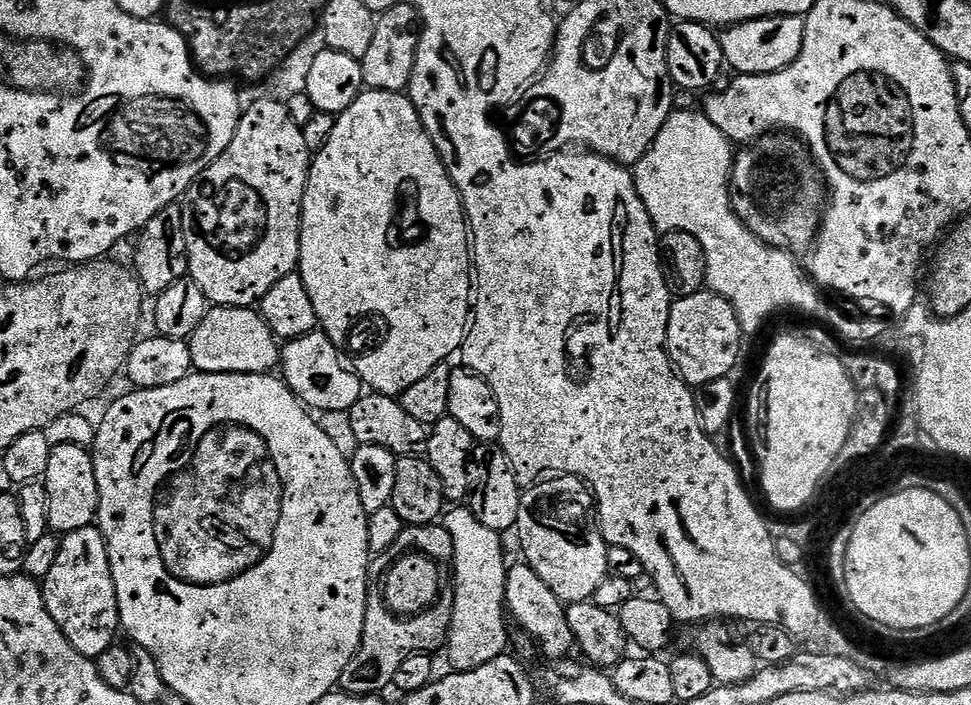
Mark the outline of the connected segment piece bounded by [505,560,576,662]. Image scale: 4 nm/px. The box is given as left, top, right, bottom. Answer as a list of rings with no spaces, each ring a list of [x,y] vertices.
[[[525,561],[511,563],[507,574],[505,605],[516,621],[542,646],[549,661],[567,659],[575,649],[575,636],[570,630],[567,607],[542,578]]]

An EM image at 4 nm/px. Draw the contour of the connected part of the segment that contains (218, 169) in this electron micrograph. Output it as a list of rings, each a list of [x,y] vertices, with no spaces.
[[[283,99],[256,100],[249,108],[247,105],[243,109],[230,146],[226,146],[223,154],[188,189],[186,193],[188,208],[186,204],[186,211],[184,212],[184,237],[188,251],[187,275],[204,291],[205,298],[213,305],[225,308],[252,308],[259,305],[260,300],[276,282],[286,278],[291,272],[297,271],[300,262],[300,211],[304,208],[304,191],[308,185],[308,169],[311,168],[313,159],[313,153],[304,137],[304,129],[294,122],[294,118],[288,112],[287,103]]]

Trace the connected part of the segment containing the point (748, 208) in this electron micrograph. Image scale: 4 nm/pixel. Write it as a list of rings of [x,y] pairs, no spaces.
[[[768,134],[755,141],[751,146],[744,146],[735,153],[732,165],[732,179],[730,181],[730,191],[732,194],[732,209],[740,215],[744,225],[760,239],[763,244],[768,244],[772,248],[782,248],[785,252],[800,254],[800,251],[811,249],[816,243],[816,237],[820,235],[820,225],[822,217],[826,211],[826,181],[824,173],[820,171],[819,164],[812,158],[807,144],[795,134]]]

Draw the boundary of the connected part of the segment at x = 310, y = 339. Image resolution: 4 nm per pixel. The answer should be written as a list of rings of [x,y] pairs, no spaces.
[[[322,330],[299,336],[283,345],[278,365],[282,379],[301,404],[317,413],[348,413],[362,395],[360,375],[356,373],[355,363],[340,352],[343,352],[341,345],[335,344]]]

